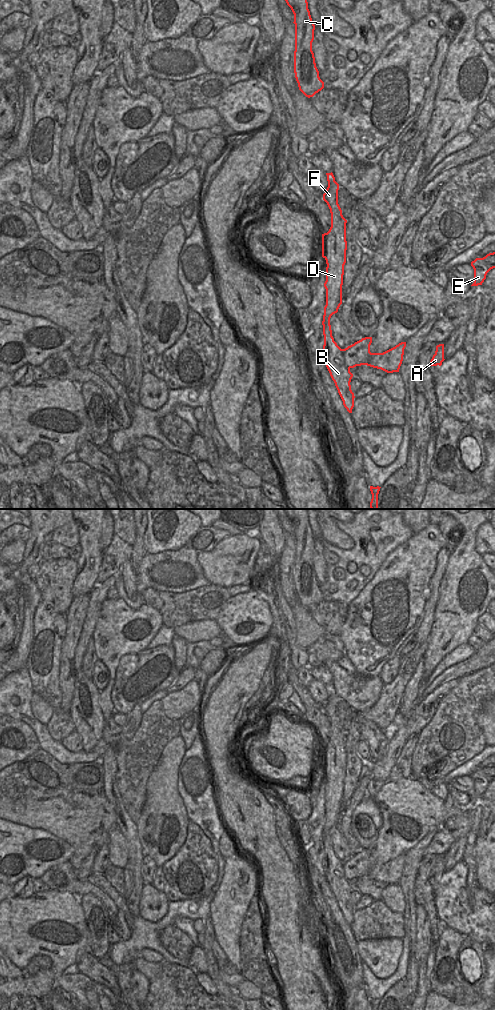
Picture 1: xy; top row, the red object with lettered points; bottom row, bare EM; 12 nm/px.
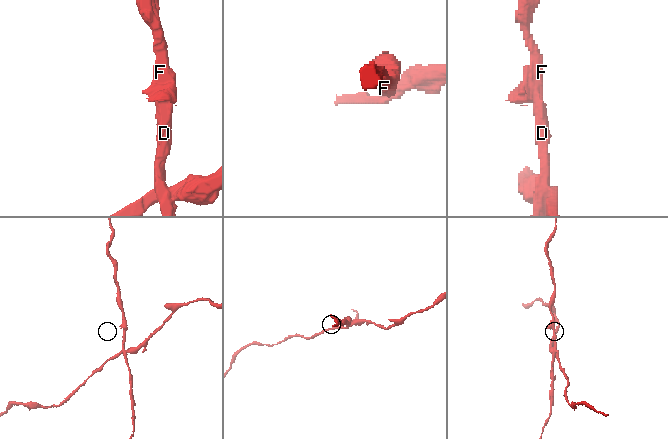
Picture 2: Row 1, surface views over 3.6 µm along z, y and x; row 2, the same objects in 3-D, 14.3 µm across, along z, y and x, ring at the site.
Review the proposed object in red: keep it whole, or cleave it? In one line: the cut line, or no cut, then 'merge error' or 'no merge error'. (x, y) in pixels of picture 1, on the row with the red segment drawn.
cut in xy along (342, 349), (345, 365), (349, 369); merge error

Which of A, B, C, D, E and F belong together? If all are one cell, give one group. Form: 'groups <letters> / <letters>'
groups A E / B C D F

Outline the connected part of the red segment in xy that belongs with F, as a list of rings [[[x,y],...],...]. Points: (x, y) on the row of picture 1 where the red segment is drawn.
[[[326,173],[328,187],[323,194],[331,213],[331,227],[327,233],[322,234],[322,257],[326,260],[326,305],[323,315],[324,335],[324,363],[343,401],[344,407],[352,413],[354,407],[354,393],[351,390],[353,374],[344,361],[343,349],[334,341],[330,325],[330,318],[338,312],[342,304],[342,285],[344,265],[346,263],[346,223],[342,210],[338,204],[339,184],[335,181],[333,173]]]

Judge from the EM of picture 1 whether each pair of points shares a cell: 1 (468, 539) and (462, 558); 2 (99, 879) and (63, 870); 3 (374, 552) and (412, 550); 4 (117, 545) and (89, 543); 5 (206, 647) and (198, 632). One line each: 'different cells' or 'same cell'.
1: same cell
2: different cells
3: different cells
4: different cells
5: different cells

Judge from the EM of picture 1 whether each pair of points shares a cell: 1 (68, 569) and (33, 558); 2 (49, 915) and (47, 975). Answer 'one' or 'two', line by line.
1: two
2: one

